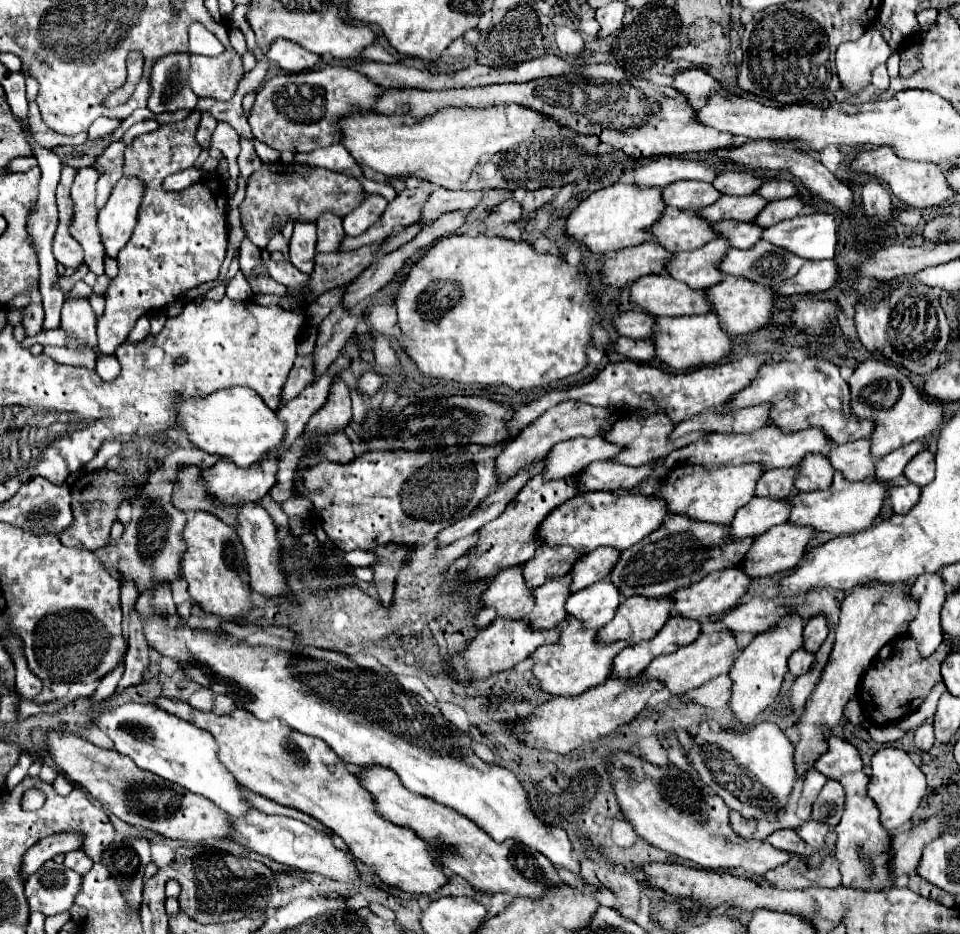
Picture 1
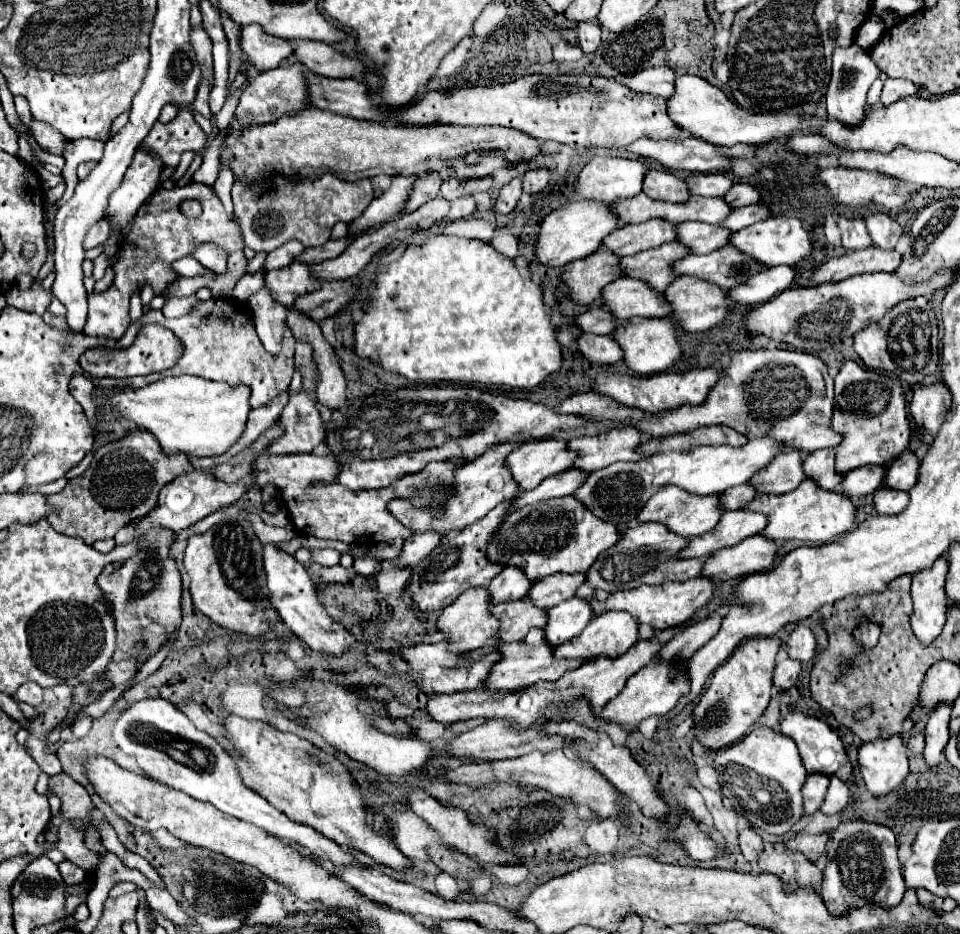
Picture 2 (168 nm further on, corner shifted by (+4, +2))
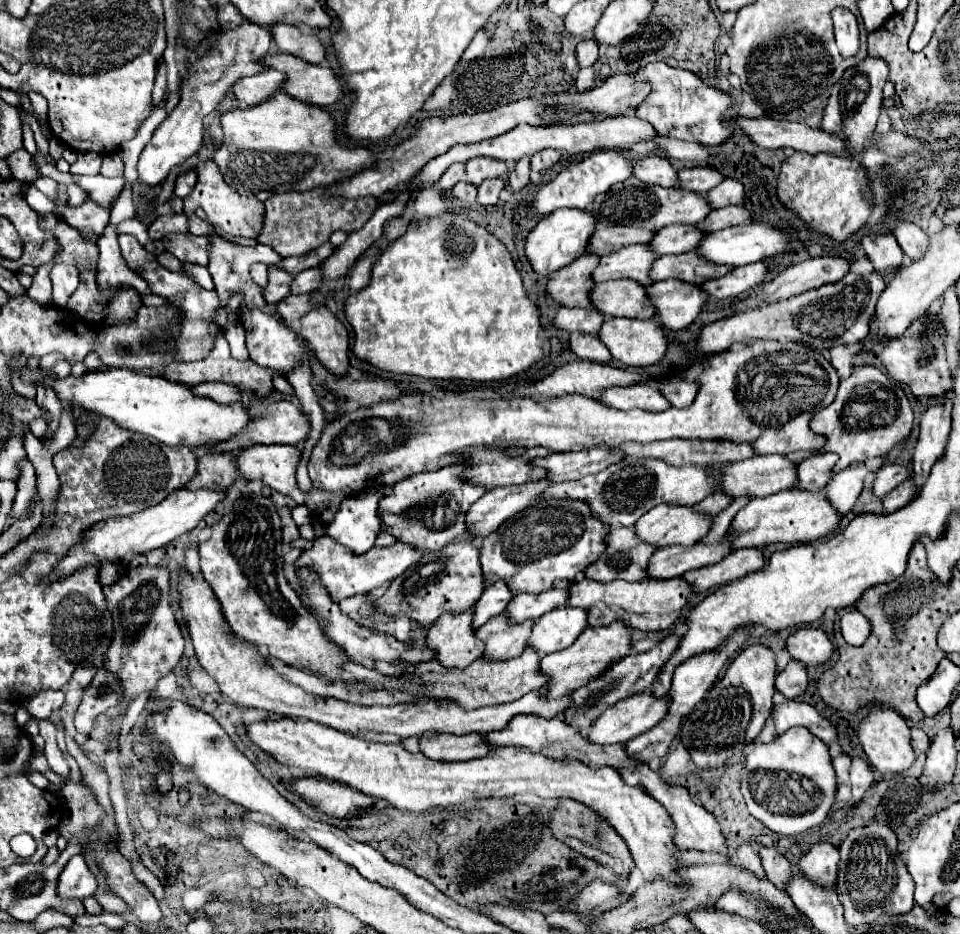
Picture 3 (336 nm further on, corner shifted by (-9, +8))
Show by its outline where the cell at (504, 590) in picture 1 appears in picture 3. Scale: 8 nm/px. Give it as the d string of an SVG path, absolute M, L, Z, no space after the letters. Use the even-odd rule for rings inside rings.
M473 609L463 613L443 613L427 635L427 647L435 649L435 659L445 667L467 667L483 655L485 643L477 639L471 627Z

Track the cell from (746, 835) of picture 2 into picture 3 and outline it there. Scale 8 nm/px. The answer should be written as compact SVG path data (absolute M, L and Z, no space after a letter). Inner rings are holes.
M761 847L761 861L769 881L773 881L779 889L785 889L785 881L791 873L791 863L775 847Z

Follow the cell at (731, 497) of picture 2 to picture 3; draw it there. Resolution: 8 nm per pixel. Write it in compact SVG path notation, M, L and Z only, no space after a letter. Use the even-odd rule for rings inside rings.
M713 493L711 497L705 497L703 503L699 505L693 505L697 511L703 511L703 513L709 513L709 515L719 515L725 507L729 507L731 503L735 501L735 497L727 495L727 493Z

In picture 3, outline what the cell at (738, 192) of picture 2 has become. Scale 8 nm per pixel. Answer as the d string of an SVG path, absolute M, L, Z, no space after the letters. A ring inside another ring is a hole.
M727 177L721 185L711 189L711 193L707 193L707 199L711 201L713 209L727 205L741 205L745 201L745 187L741 181Z

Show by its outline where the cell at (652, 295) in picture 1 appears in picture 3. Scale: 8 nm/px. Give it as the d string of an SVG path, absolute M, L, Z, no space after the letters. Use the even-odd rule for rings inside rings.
M615 279L597 283L591 301L605 317L653 319L657 309L651 305L647 289L633 279Z

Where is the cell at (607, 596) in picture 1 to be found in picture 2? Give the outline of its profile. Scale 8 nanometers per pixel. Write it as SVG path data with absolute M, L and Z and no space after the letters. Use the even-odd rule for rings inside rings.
M572 597L546 611L546 617L548 621L544 627L544 639L548 645L558 647L574 635L582 633L582 629L592 621L594 613L586 599Z

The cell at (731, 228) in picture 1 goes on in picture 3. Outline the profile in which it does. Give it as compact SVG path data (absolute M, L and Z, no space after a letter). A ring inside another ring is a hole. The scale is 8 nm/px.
M671 225L671 227L663 227L653 241L649 243L651 249L655 249L655 253L659 255L669 255L669 253L687 253L697 249L703 239L705 239L705 231L701 231L695 225Z

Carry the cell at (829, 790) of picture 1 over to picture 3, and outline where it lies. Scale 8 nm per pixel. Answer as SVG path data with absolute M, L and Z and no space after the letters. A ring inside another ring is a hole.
M855 757L853 763L851 763L851 787L853 787L851 801L853 803L861 801L861 797L865 795L865 791L871 787L873 781L875 781L875 777L873 777L873 771L871 771L869 763Z

